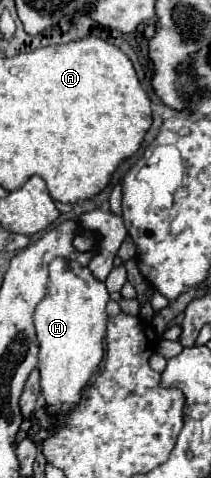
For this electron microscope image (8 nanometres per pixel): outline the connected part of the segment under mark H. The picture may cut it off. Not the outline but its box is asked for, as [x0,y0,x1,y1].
[33,258,109,414]

